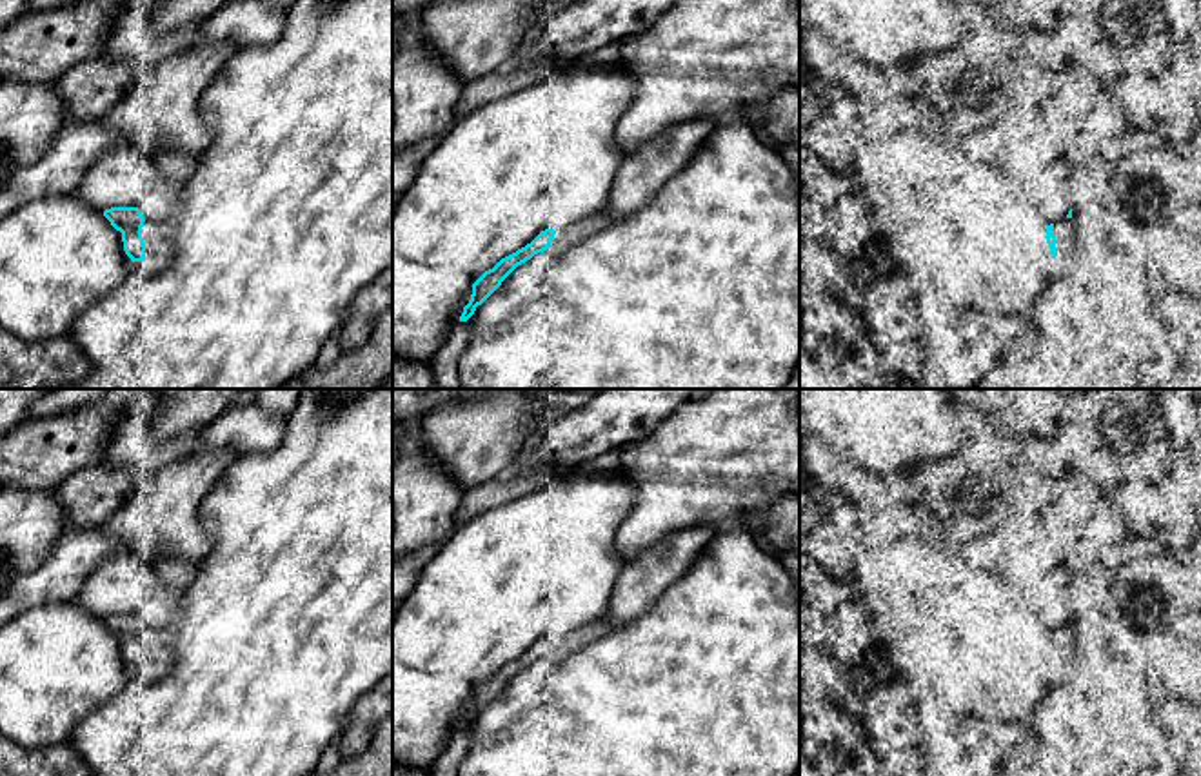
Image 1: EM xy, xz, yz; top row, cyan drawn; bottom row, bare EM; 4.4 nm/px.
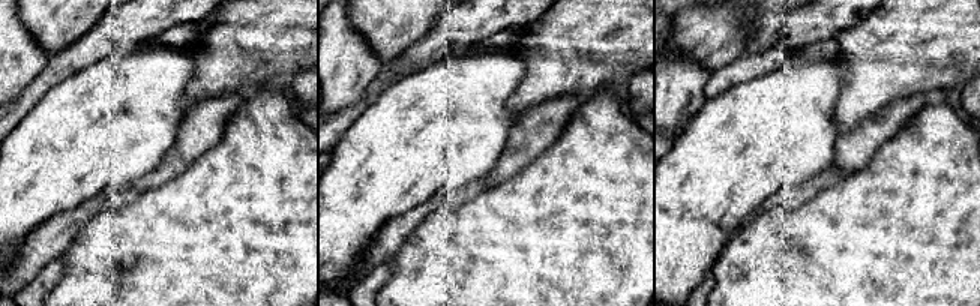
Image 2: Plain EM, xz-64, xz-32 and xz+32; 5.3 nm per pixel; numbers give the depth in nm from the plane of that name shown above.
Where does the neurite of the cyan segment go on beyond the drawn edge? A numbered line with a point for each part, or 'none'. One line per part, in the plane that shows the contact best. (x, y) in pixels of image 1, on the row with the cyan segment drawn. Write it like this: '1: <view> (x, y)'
1: xy (157, 237)

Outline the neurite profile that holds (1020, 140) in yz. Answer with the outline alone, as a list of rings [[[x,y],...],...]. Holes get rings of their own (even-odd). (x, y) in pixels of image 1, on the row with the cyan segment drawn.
[[[1016,89],[998,116],[958,144],[968,156],[1023,182],[1057,156],[1056,134],[1039,107],[1039,95]]]

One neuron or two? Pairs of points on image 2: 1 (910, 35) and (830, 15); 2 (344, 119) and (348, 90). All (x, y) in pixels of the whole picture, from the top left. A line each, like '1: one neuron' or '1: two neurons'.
1: two neurons
2: two neurons

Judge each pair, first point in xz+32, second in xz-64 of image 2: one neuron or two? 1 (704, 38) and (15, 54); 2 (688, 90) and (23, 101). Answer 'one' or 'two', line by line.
1: two
2: two

